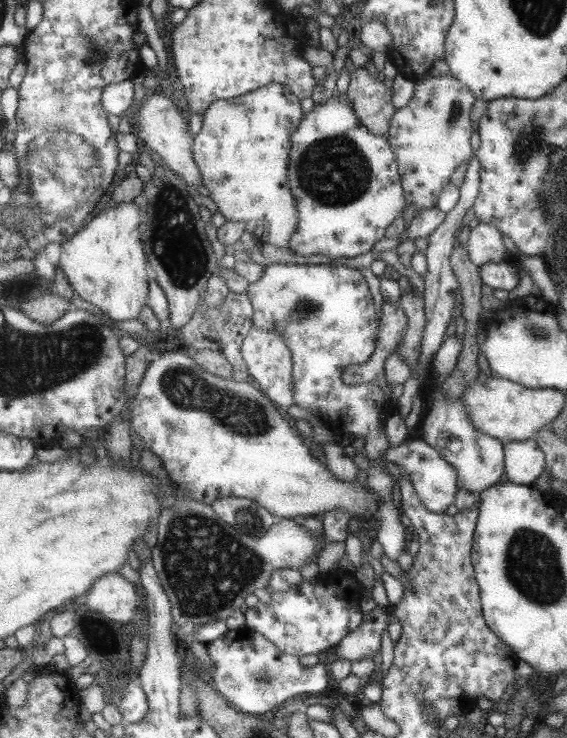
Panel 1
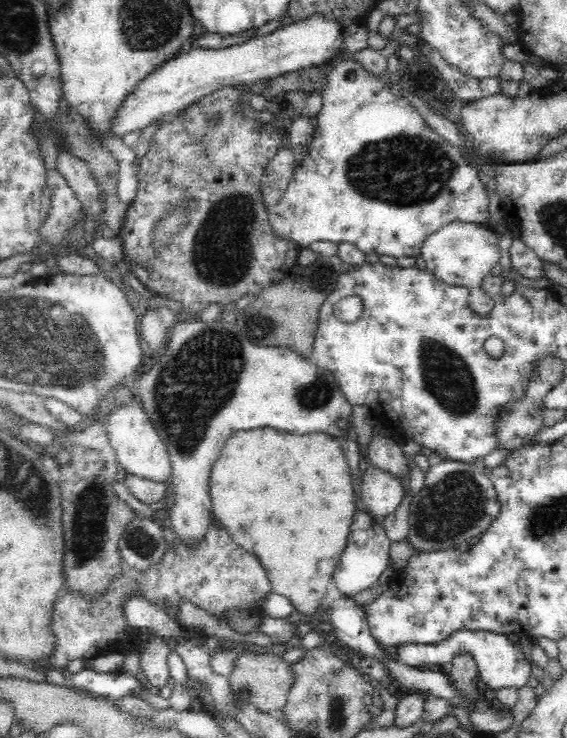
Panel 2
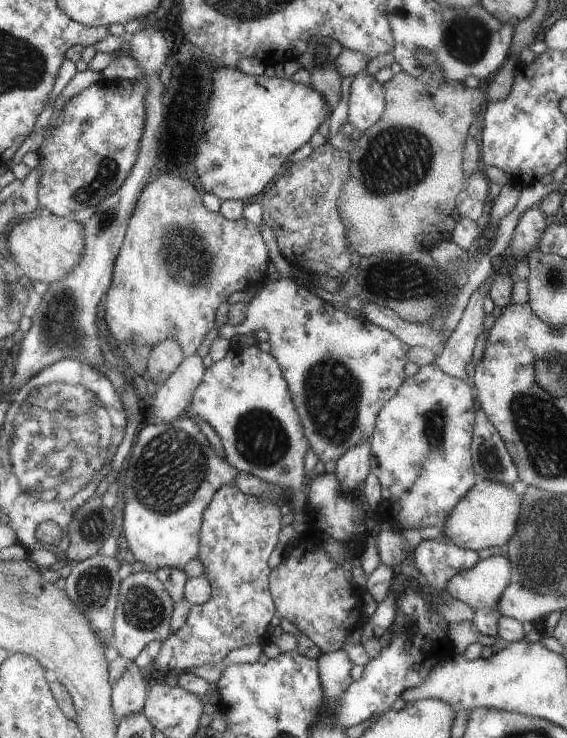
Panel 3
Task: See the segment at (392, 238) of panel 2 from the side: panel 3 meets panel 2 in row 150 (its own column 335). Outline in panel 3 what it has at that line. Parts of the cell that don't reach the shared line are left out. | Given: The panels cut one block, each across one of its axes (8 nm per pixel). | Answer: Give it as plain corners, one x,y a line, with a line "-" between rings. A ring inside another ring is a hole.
285,274
267,280
246,304
245,319
234,330
237,334
267,331
268,354
275,358
288,384
293,407
299,414
301,425
305,426
305,438
309,438
309,445
317,459
326,463
342,456
359,440
370,439
377,414
404,383
408,347
391,332
368,322
360,314
339,311
329,301
314,297
309,290
305,290
305,286
298,286
295,280
296,276

